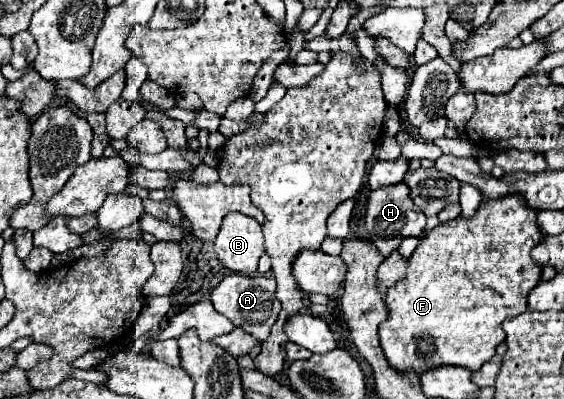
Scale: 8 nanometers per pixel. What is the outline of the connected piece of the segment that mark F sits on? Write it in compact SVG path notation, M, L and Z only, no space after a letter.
M517 196L505 200L487 200L477 210L477 216L437 224L409 258L405 280L387 290L385 302L389 306L387 320L379 326L381 348L387 362L397 372L423 374L439 366L465 366L477 370L485 360L495 356L495 348L505 340L501 322L515 318L527 310L527 294L537 286L541 268L531 260L531 248L541 240L537 228L537 210L529 208Z

